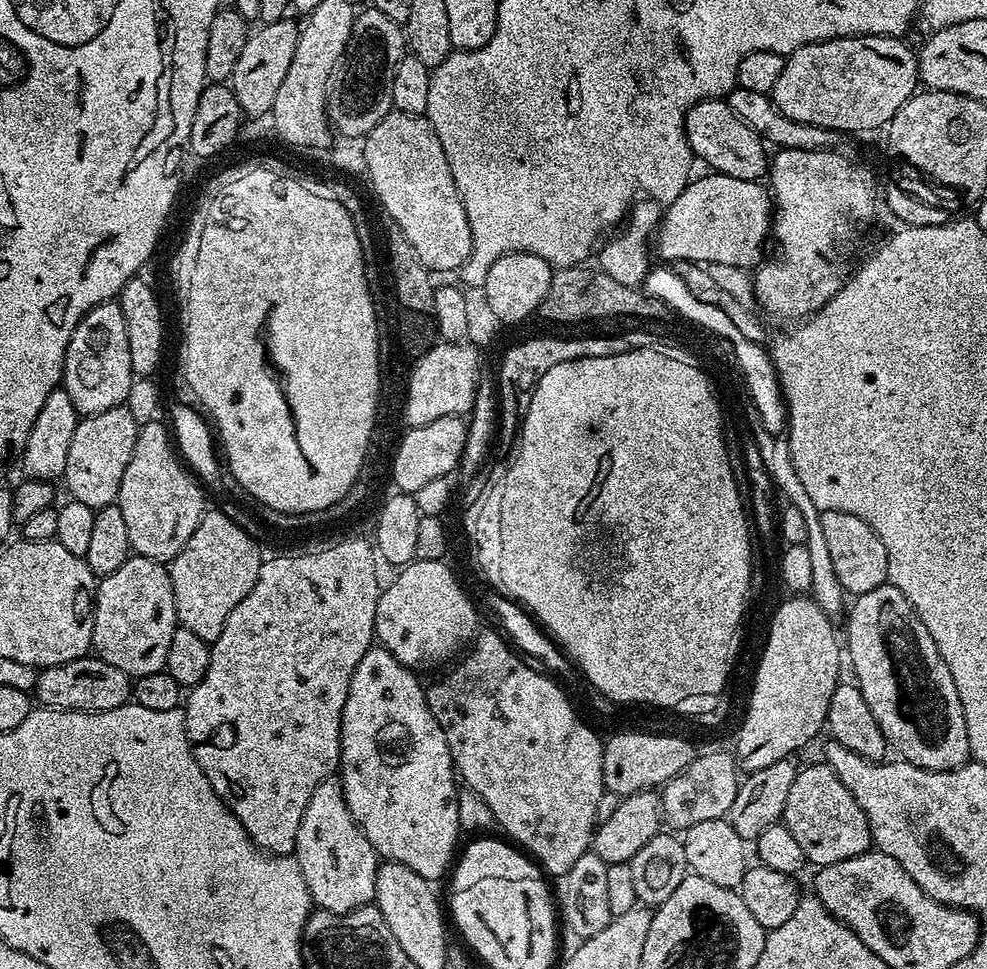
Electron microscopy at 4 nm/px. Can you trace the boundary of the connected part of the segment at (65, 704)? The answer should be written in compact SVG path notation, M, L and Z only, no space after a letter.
M89 654L65 664L39 669L34 696L45 708L57 708L63 712L105 712L120 708L133 699L133 681L118 670L118 666L110 666L110 662L100 656Z

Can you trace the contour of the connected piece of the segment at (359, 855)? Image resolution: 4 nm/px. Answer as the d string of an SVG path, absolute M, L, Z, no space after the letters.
M339 779L322 781L314 794L310 794L306 814L302 814L302 822L298 826L294 855L317 909L346 914L375 901L378 857L366 834L362 834L354 822L340 793Z

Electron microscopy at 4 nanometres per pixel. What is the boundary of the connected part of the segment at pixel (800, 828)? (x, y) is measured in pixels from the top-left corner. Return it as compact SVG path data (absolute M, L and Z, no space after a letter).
M823 762L812 764L809 768L801 767L797 771L794 786L790 786L790 794L786 797L782 823L790 830L790 834L794 834L798 846L802 846L805 861L809 865L842 862L873 847L870 824L866 822L862 806L858 806L854 794L842 786L842 778L838 778L838 774L834 774L834 770L830 770L830 766Z

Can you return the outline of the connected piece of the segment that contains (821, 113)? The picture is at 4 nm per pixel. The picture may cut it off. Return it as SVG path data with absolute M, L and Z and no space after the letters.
M839 36L833 40L800 44L787 53L782 74L778 74L778 82L774 82L770 99L777 110L786 114L786 118L829 128L837 134L883 129L918 88L917 53L913 49L911 52L904 42L894 36Z

